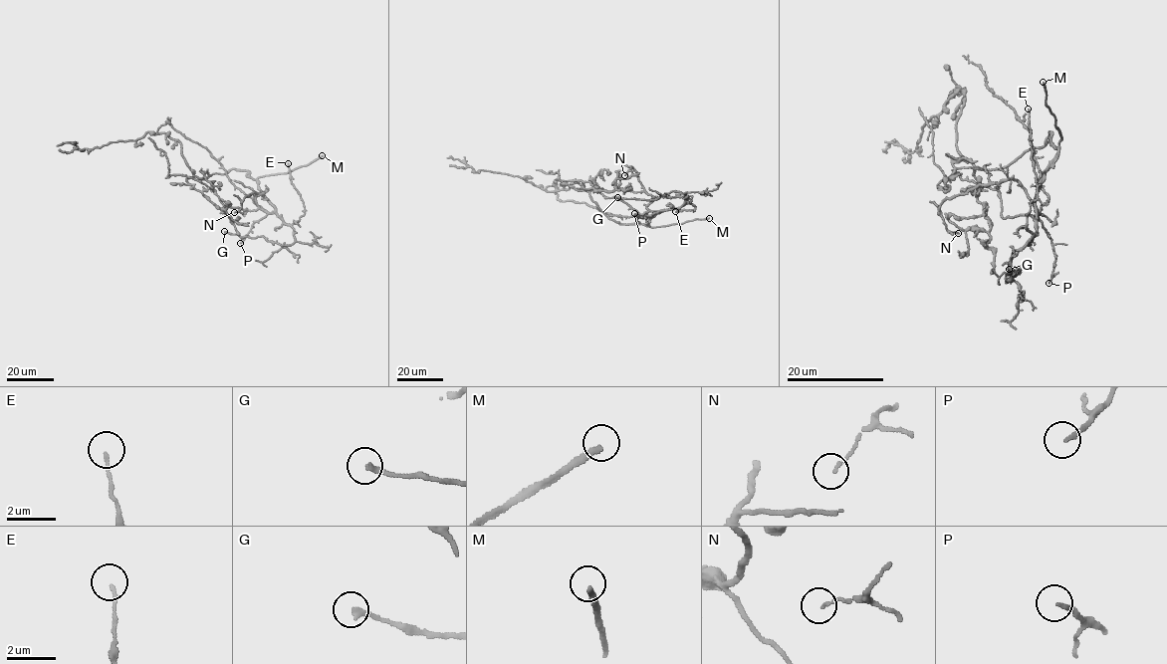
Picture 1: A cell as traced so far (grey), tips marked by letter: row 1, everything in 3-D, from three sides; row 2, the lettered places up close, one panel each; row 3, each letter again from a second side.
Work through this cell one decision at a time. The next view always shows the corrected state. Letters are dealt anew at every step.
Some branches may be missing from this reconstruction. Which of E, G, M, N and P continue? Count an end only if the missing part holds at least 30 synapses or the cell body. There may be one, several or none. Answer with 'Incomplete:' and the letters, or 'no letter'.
Incomplete: M

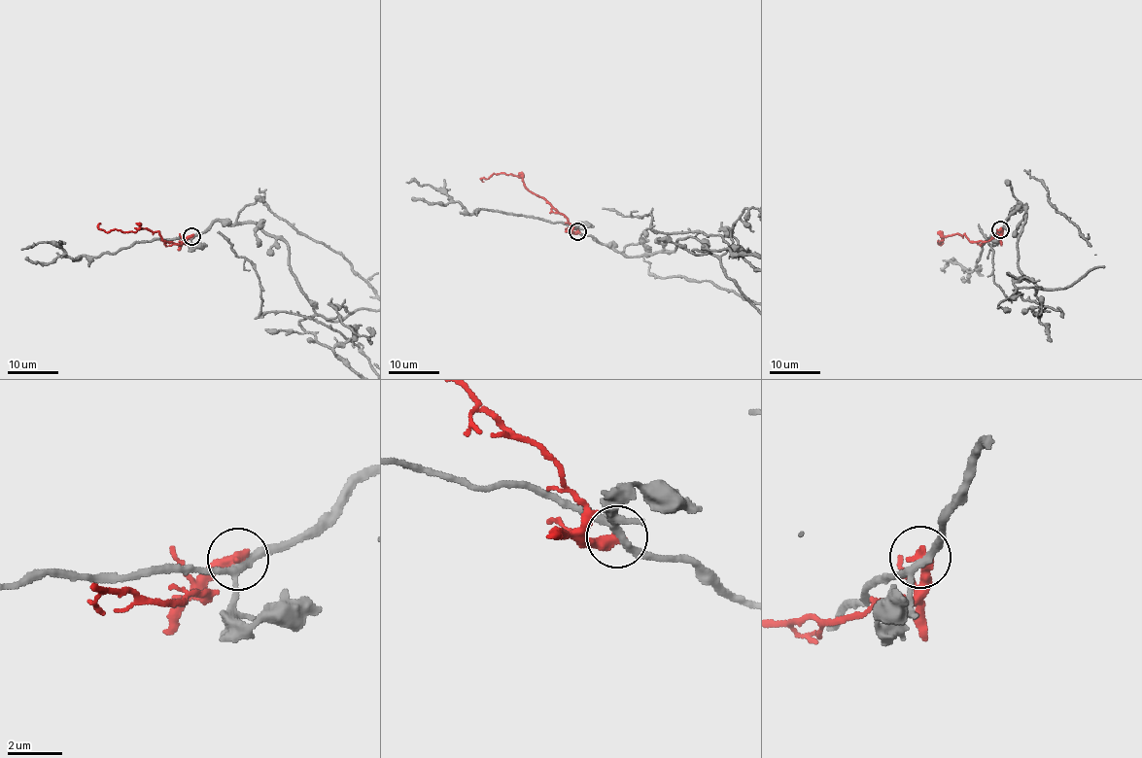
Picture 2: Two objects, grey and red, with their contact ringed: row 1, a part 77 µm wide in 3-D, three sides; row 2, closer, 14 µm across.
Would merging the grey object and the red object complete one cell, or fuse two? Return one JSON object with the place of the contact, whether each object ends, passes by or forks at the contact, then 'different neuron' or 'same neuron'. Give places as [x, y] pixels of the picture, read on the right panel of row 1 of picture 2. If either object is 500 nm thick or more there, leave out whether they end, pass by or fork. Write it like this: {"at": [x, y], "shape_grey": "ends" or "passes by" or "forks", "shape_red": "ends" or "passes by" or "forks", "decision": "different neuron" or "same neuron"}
{"at": [1000, 229], "shape_grey": "forks", "shape_red": "ends", "decision": "different neuron"}

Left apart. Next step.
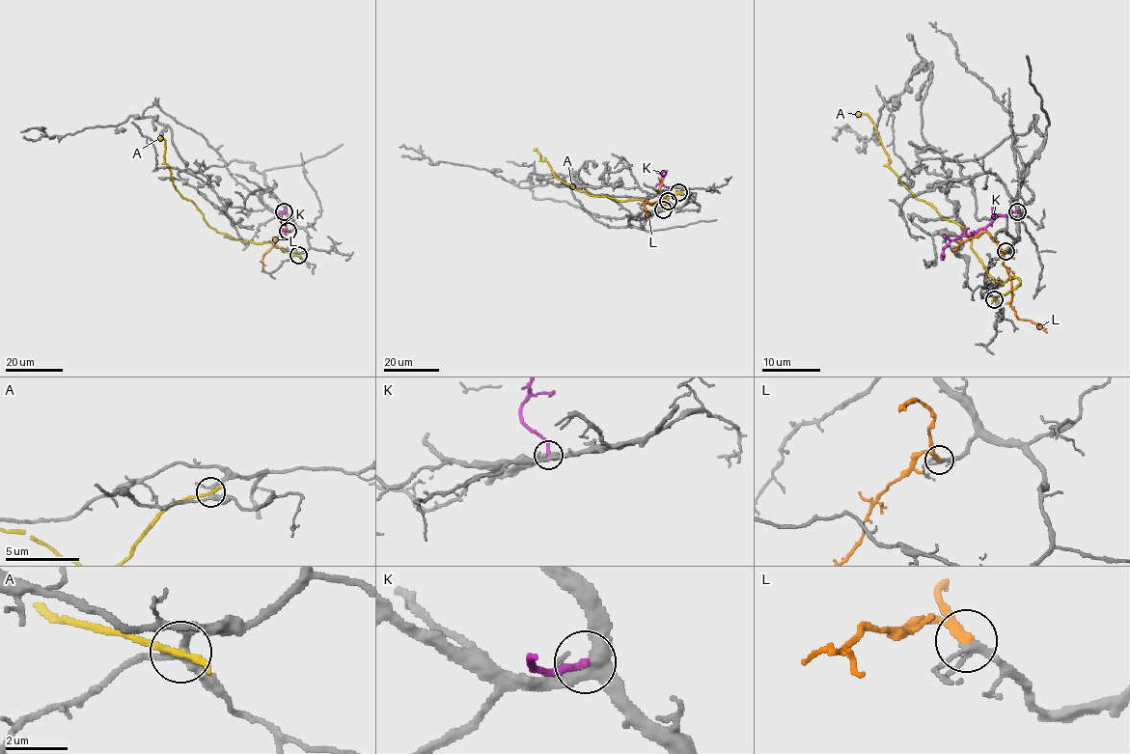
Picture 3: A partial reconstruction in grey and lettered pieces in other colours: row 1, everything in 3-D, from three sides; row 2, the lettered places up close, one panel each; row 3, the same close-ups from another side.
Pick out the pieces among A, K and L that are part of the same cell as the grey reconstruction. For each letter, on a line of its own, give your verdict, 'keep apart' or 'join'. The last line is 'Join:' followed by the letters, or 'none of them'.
A: keep apart
K: keep apart
L: join
Join: L

